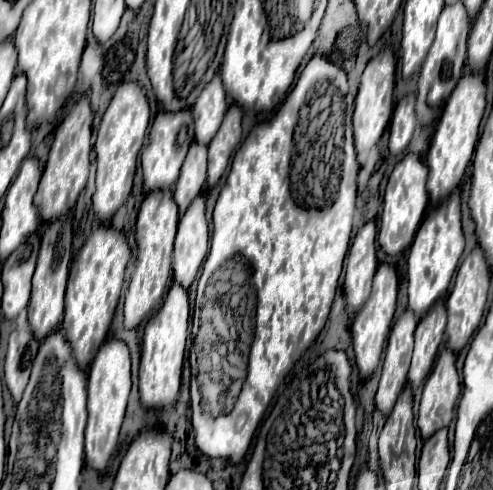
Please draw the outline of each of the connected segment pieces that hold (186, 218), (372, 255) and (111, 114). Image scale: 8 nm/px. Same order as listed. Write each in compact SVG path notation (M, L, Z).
M200 194L200 198L180 216L174 240L174 280L180 286L188 288L194 282L206 252L208 222L204 216L204 194Z
M366 222L354 236L354 242L346 258L344 292L350 318L368 300L376 266L376 224Z
M126 82L120 86L102 118L98 136L96 136L96 192L94 192L94 212L100 218L100 222L110 222L112 214L124 204L132 190L132 180L136 174L136 162L138 162L138 152L144 142L144 134L148 128L148 118L150 118L150 108L144 90L140 88L138 82Z

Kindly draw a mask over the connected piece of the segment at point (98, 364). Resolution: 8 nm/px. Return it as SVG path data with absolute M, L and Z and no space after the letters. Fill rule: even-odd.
M108 338L94 356L88 370L88 424L86 424L86 464L100 470L106 466L118 444L118 432L130 394L130 352L126 342Z

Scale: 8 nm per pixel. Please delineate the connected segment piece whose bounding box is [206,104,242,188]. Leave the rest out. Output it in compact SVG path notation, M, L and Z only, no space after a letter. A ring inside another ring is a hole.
M232 104L228 108L228 114L224 116L224 122L220 126L220 130L216 132L216 138L212 138L212 142L208 144L208 186L212 188L220 176L226 172L230 160L232 160L232 152L240 142L242 136L242 110L240 106Z

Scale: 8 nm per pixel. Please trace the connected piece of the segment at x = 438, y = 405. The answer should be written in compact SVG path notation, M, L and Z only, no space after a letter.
M444 346L436 358L432 374L428 374L418 408L418 428L422 438L430 438L436 430L450 424L454 406L460 396L460 380L456 372L456 354Z

